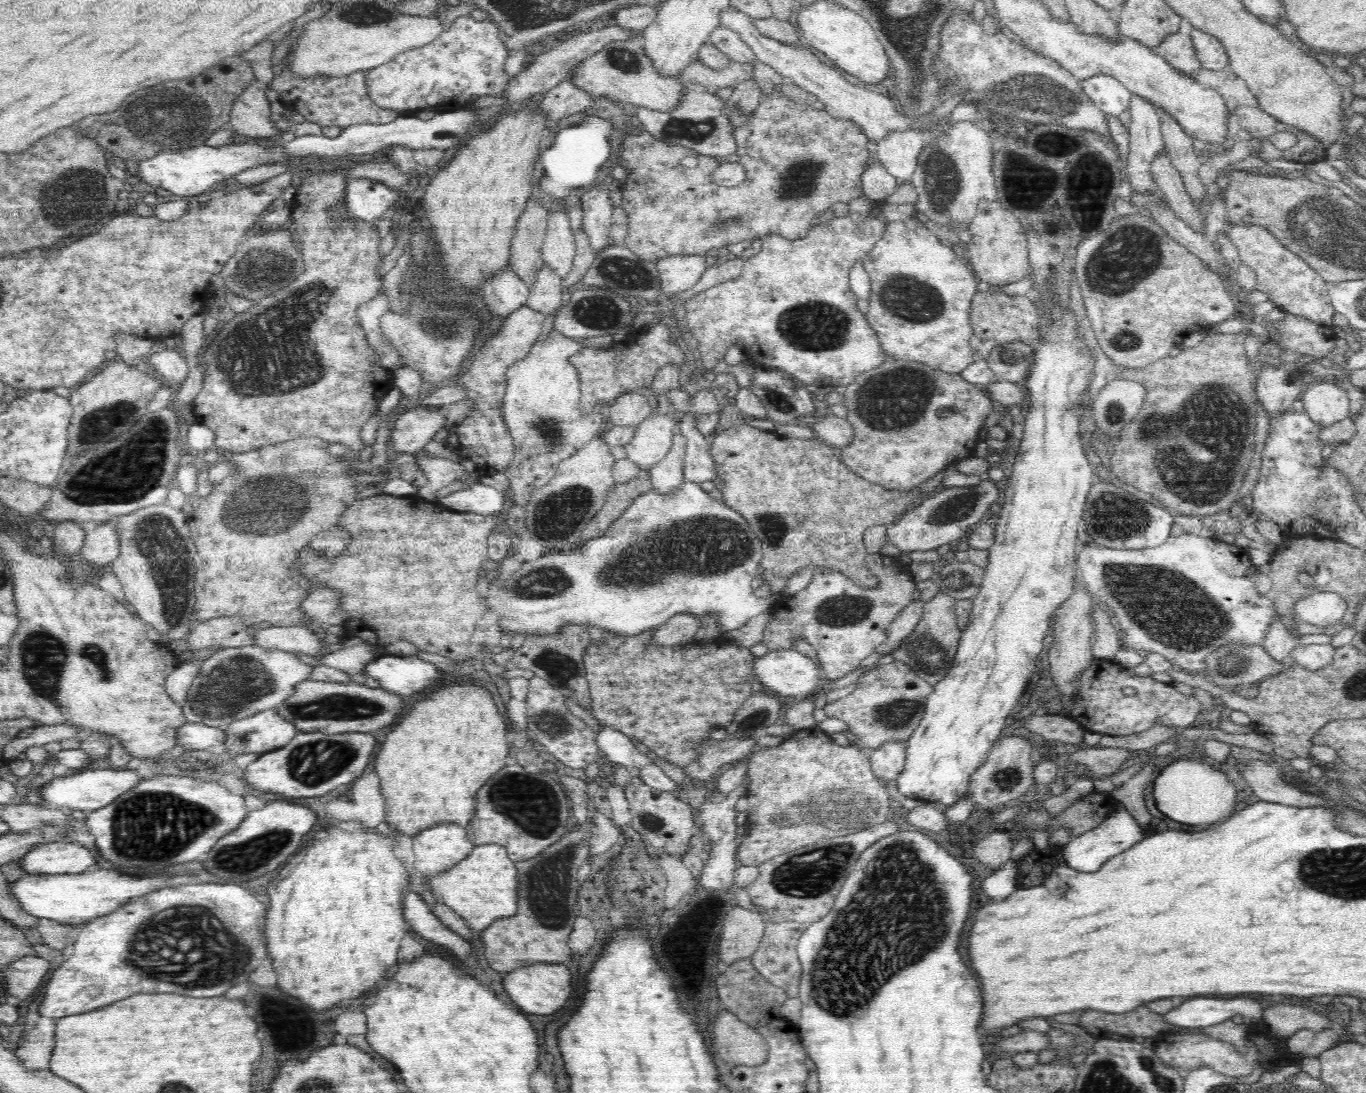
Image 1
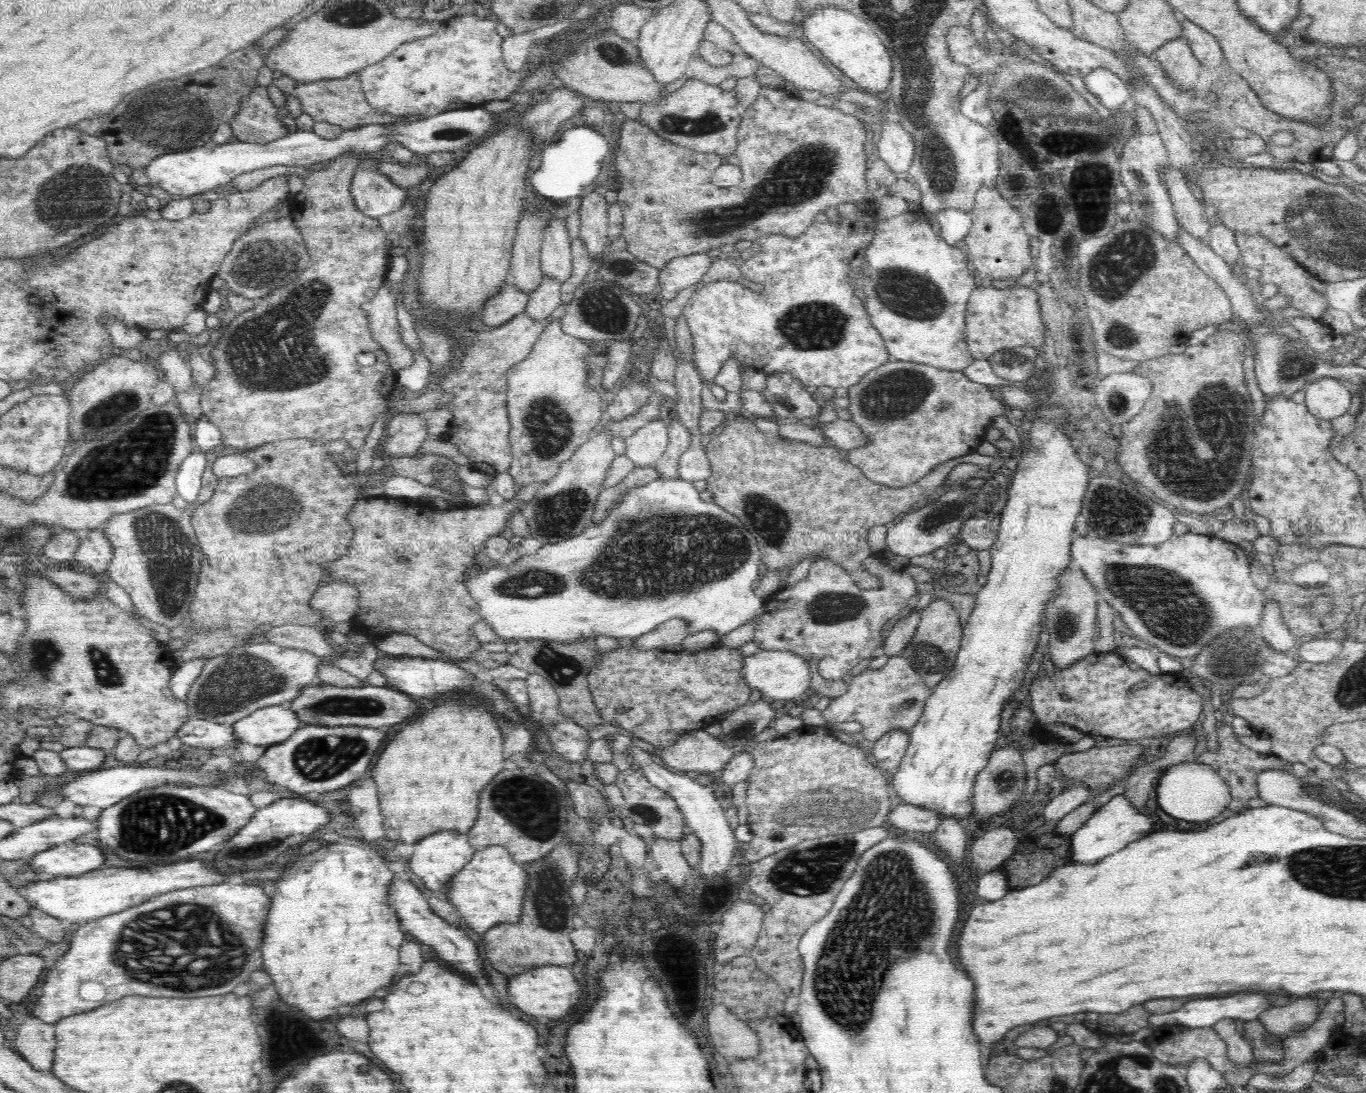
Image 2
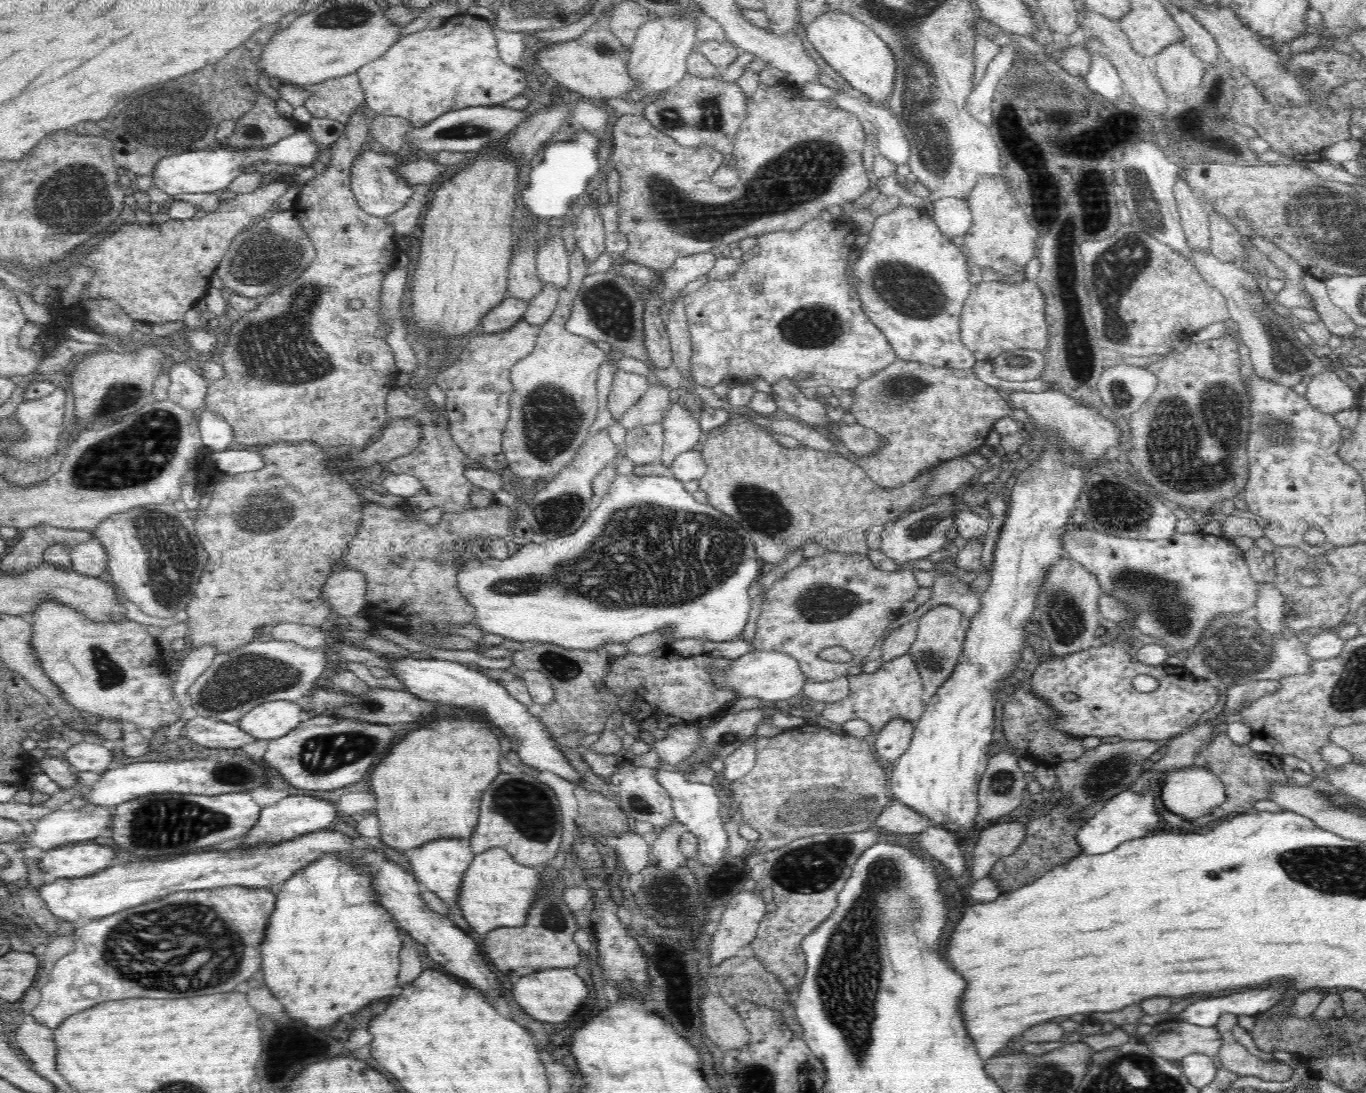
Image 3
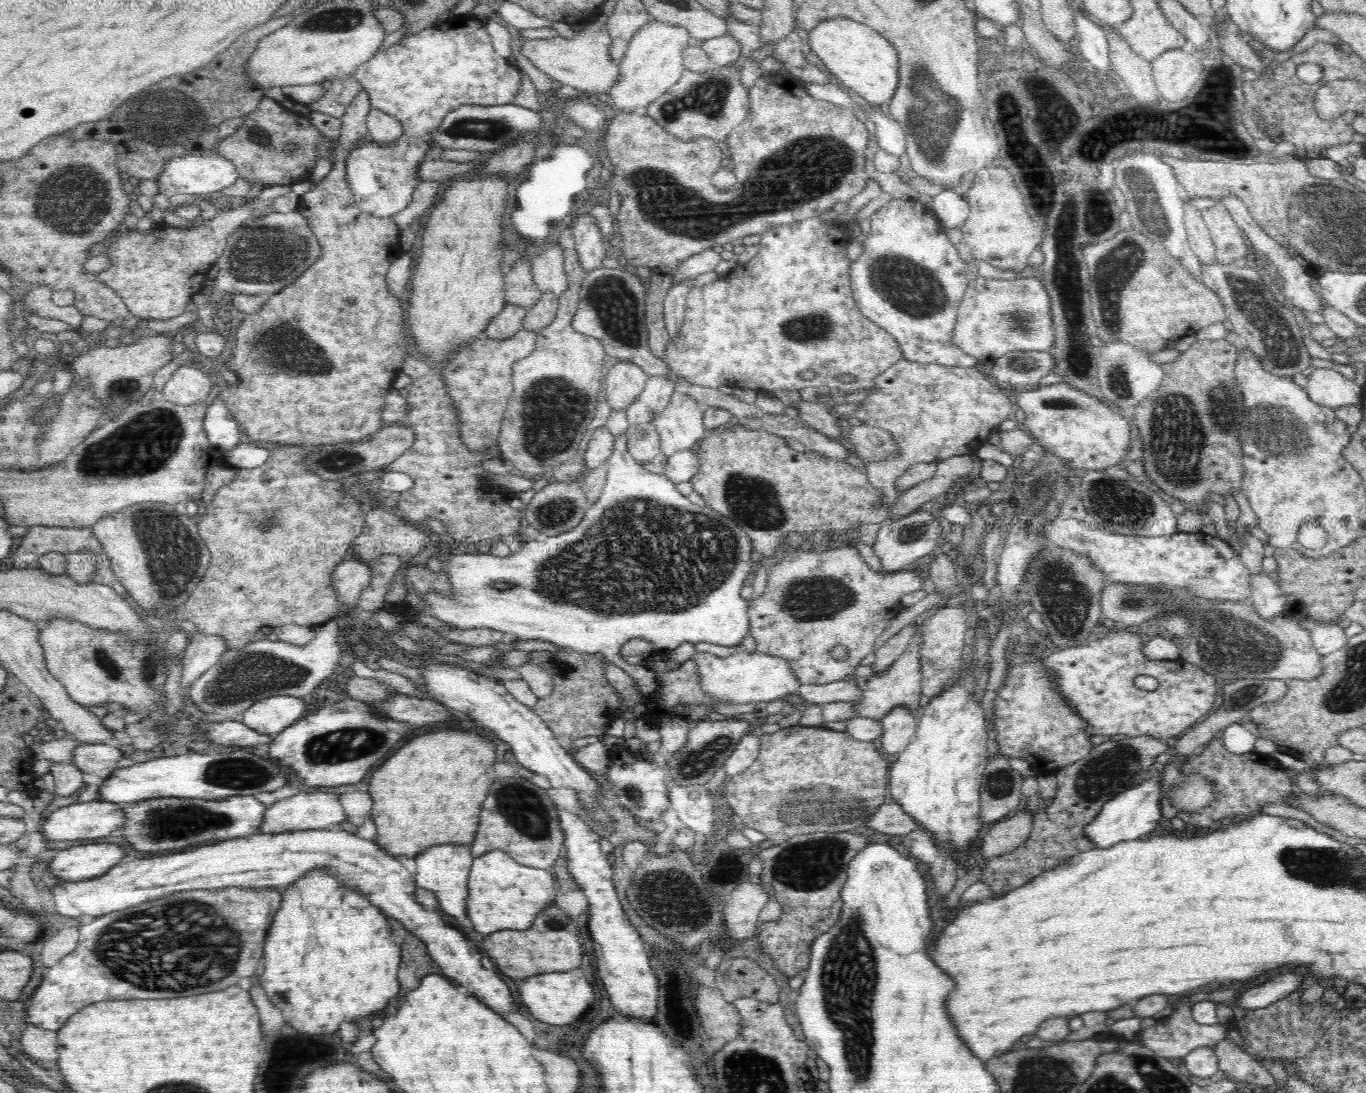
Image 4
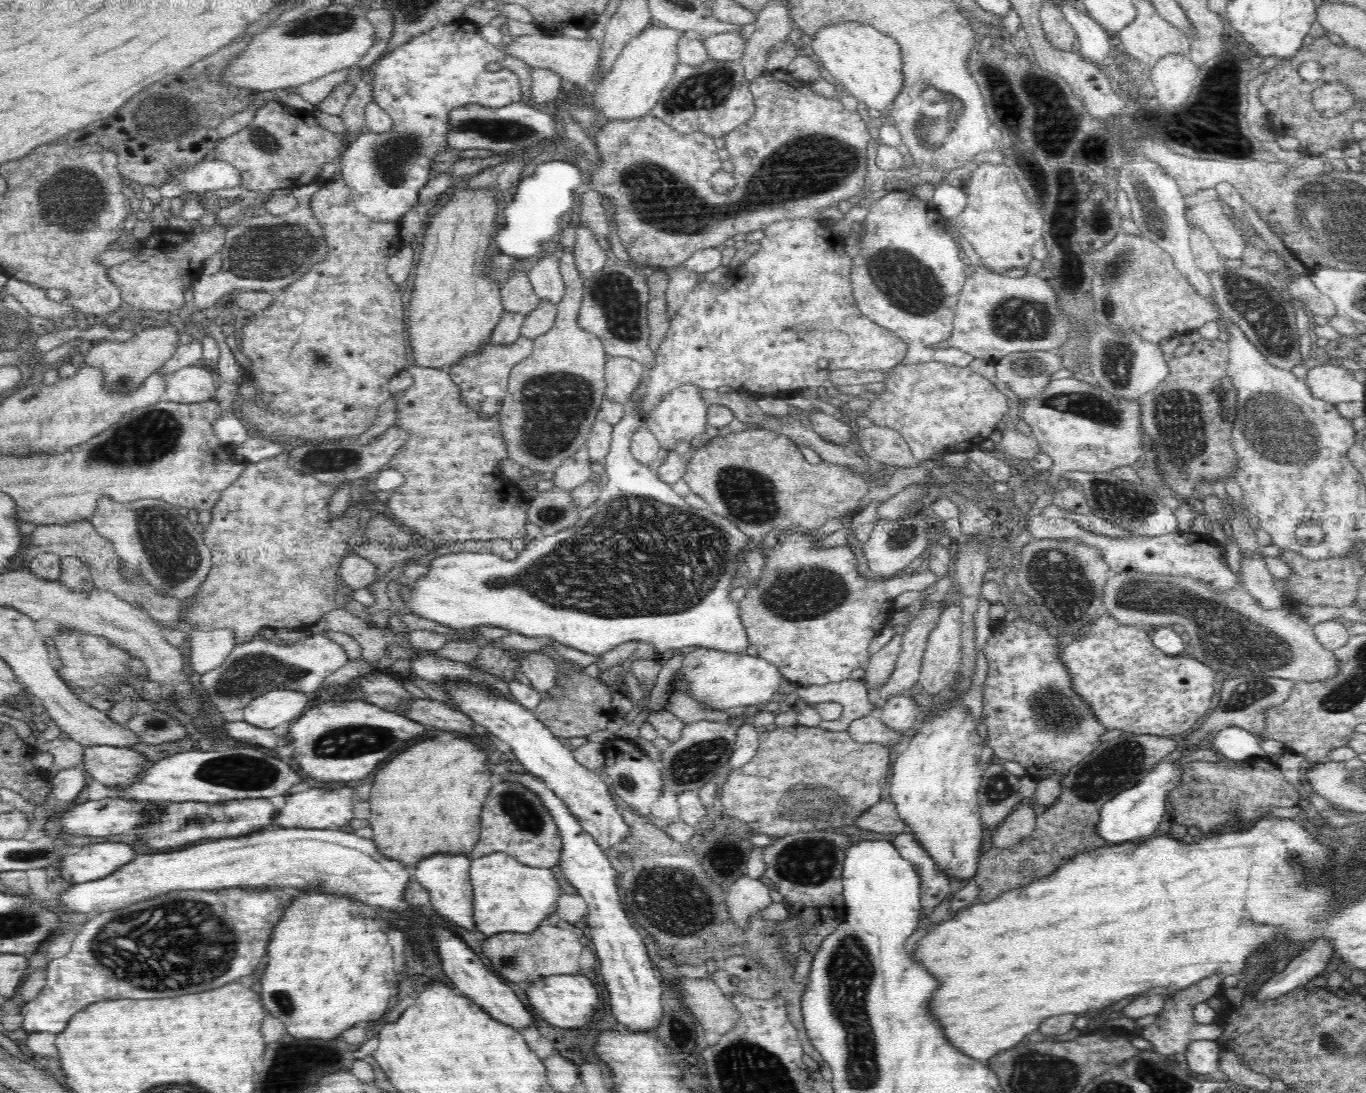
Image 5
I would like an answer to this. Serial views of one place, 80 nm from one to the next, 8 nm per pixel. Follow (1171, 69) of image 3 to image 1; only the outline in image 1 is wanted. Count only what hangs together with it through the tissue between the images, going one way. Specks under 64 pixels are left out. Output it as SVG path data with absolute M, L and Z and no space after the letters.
M1180 31L1163 38L1163 41L1152 48L1152 51L1158 53L1166 62L1170 63L1170 66L1189 77L1194 77L1202 67L1196 57L1192 37L1182 34Z

